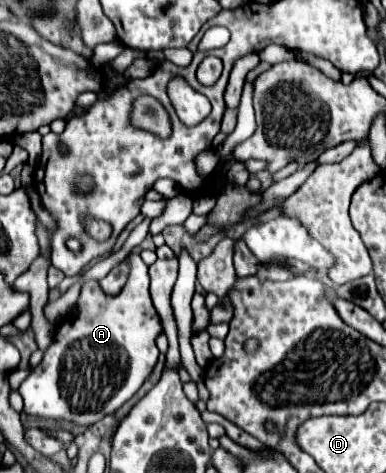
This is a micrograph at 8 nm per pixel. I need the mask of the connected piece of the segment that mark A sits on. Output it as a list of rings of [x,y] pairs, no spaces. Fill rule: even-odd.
[[[131,253],[127,261],[130,266],[127,285],[119,295],[105,295],[99,287],[99,281],[95,279],[81,283],[77,313],[57,325],[53,343],[45,351],[43,361],[31,369],[27,379],[17,389],[25,399],[25,413],[39,415],[45,419],[69,421],[77,425],[93,425],[105,415],[115,413],[125,401],[129,401],[139,391],[143,381],[149,377],[159,357],[155,339],[159,337],[159,333],[163,333],[163,325],[149,295],[147,265],[137,253]]]

